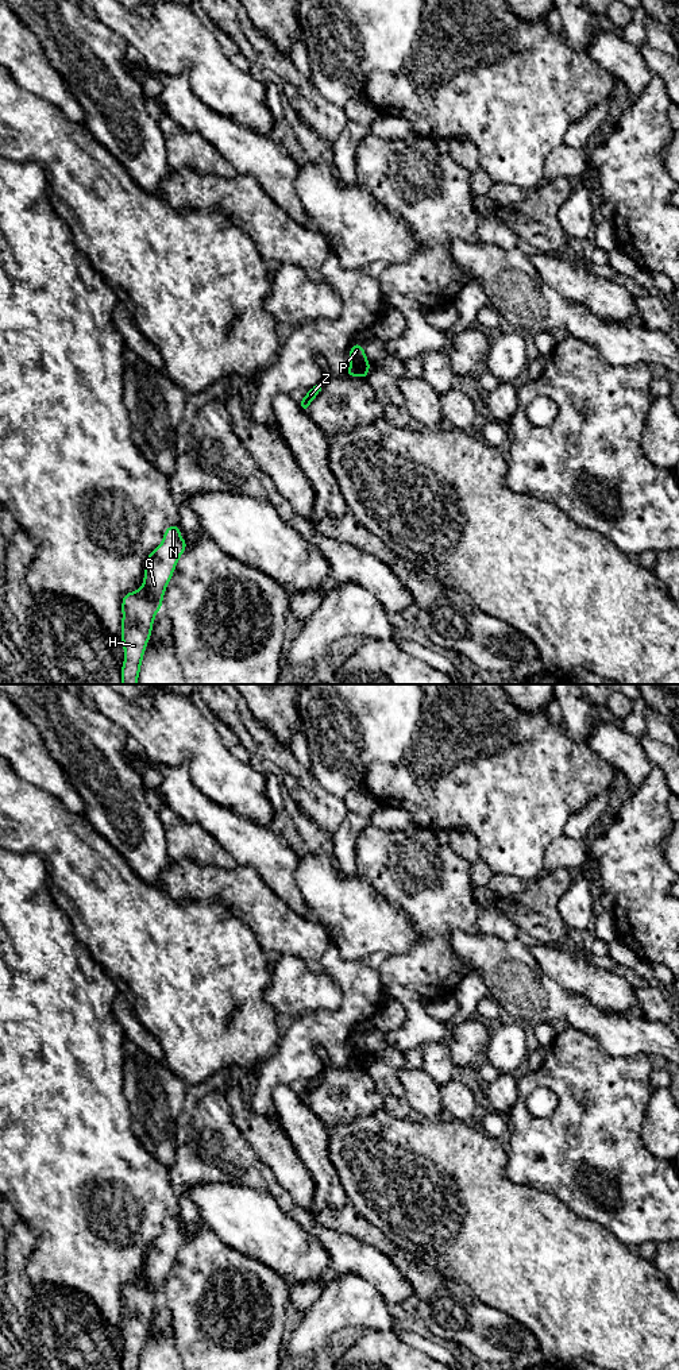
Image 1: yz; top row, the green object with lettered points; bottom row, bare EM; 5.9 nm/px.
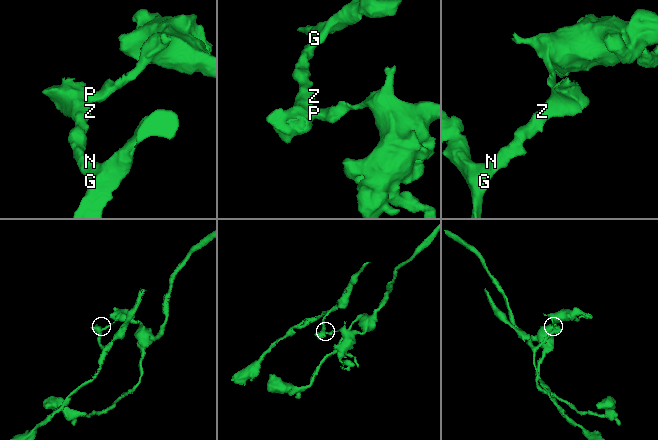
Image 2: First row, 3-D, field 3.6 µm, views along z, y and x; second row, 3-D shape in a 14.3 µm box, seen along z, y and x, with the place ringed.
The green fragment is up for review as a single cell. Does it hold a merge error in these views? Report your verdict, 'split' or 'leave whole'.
split

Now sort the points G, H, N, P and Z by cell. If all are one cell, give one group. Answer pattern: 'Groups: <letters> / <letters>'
Groups: G H N Z / P

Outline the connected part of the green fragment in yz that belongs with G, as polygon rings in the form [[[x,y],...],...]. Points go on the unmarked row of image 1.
[[[170,1216],[163,1223],[162,1234],[147,1247],[142,1278],[123,1288],[121,1334],[124,1352],[120,1361],[121,1370],[139,1369],[154,1309],[162,1300],[165,1281],[186,1238],[180,1217]]]

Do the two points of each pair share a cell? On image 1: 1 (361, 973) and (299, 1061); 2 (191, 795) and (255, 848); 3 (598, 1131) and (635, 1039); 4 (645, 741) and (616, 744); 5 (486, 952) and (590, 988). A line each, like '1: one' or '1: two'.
1: one
2: one
3: two
4: two
5: two

